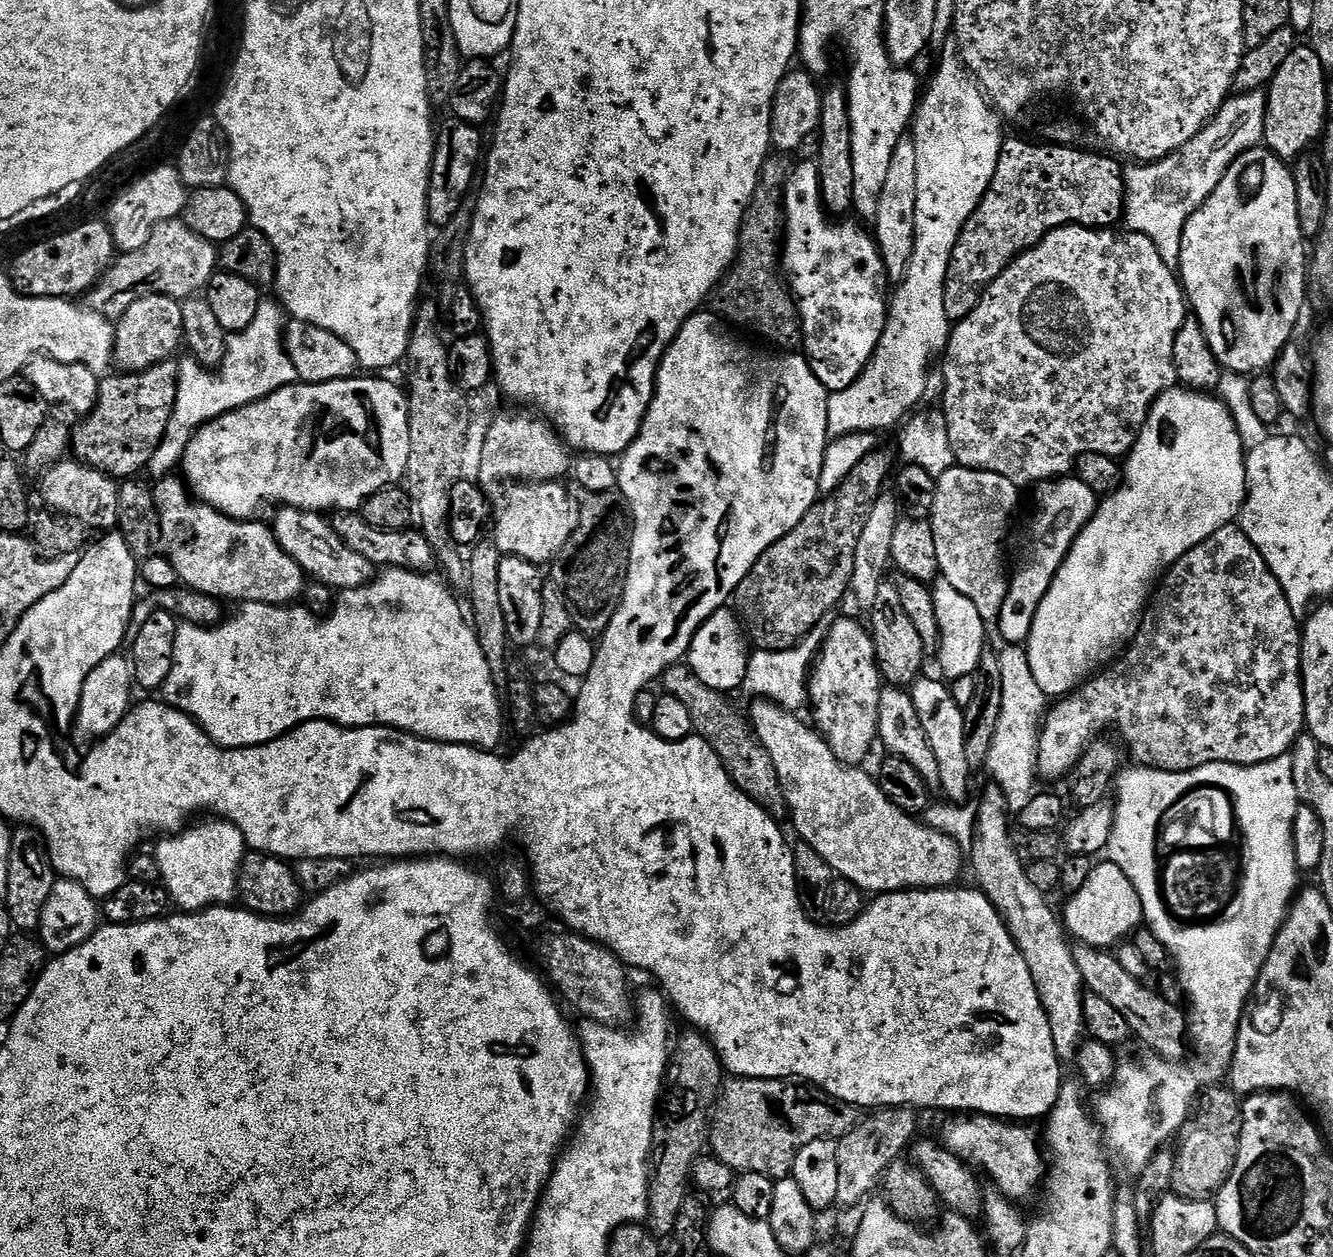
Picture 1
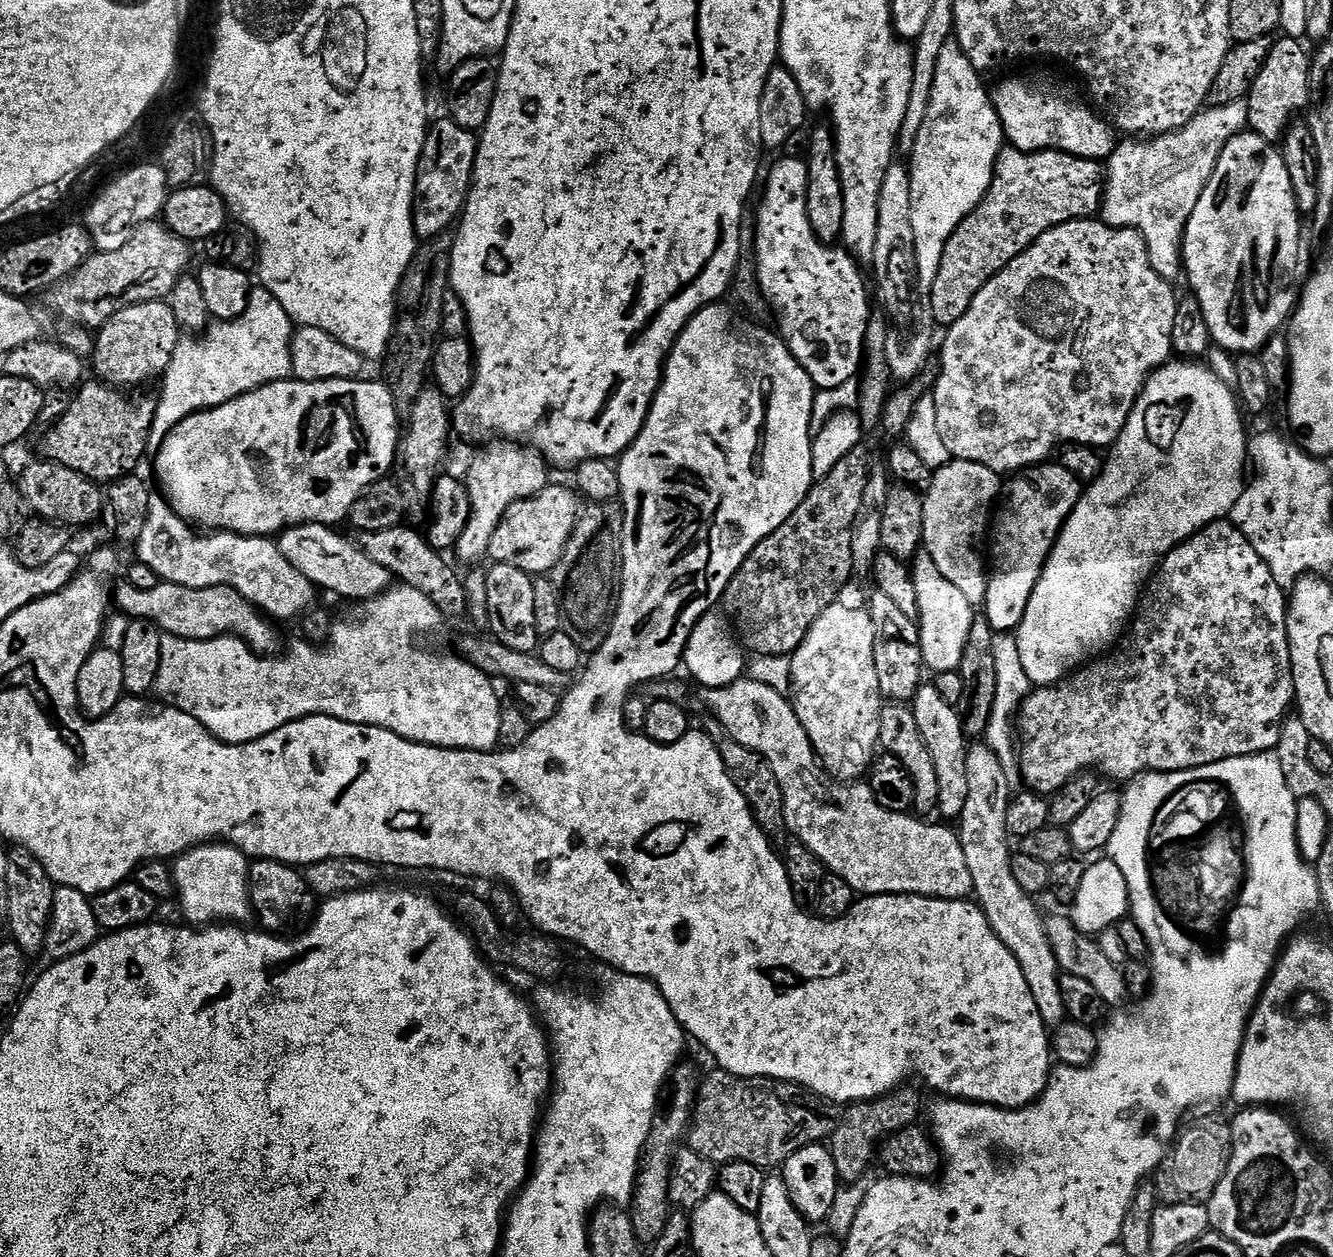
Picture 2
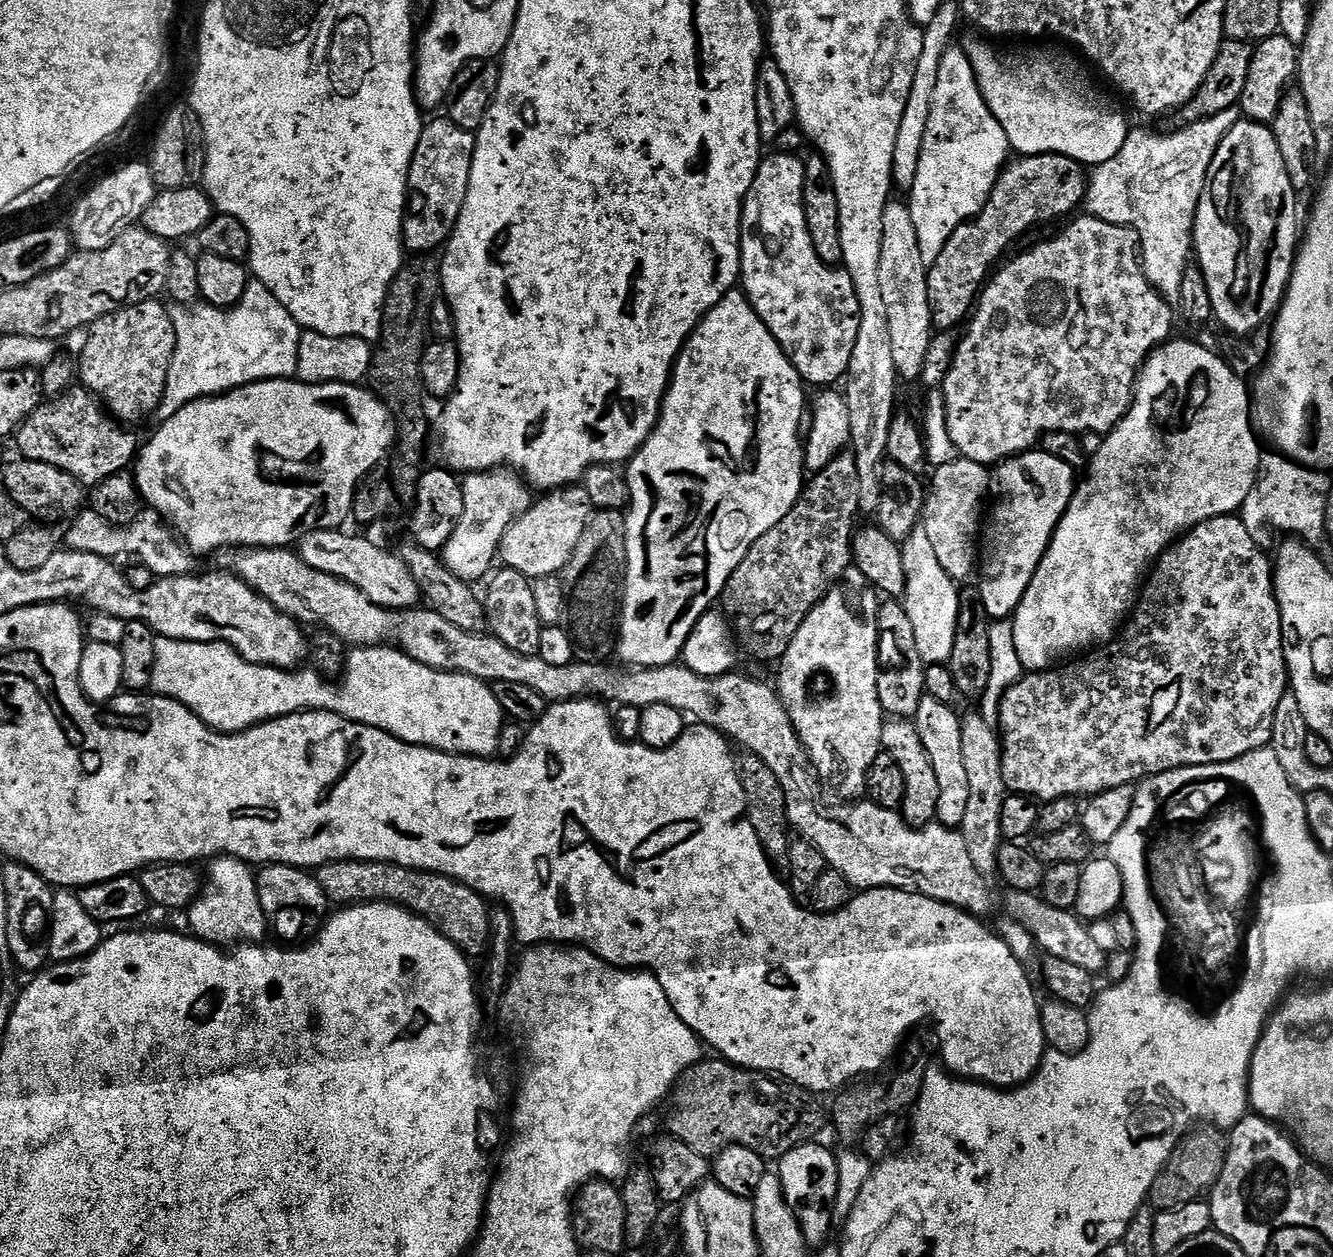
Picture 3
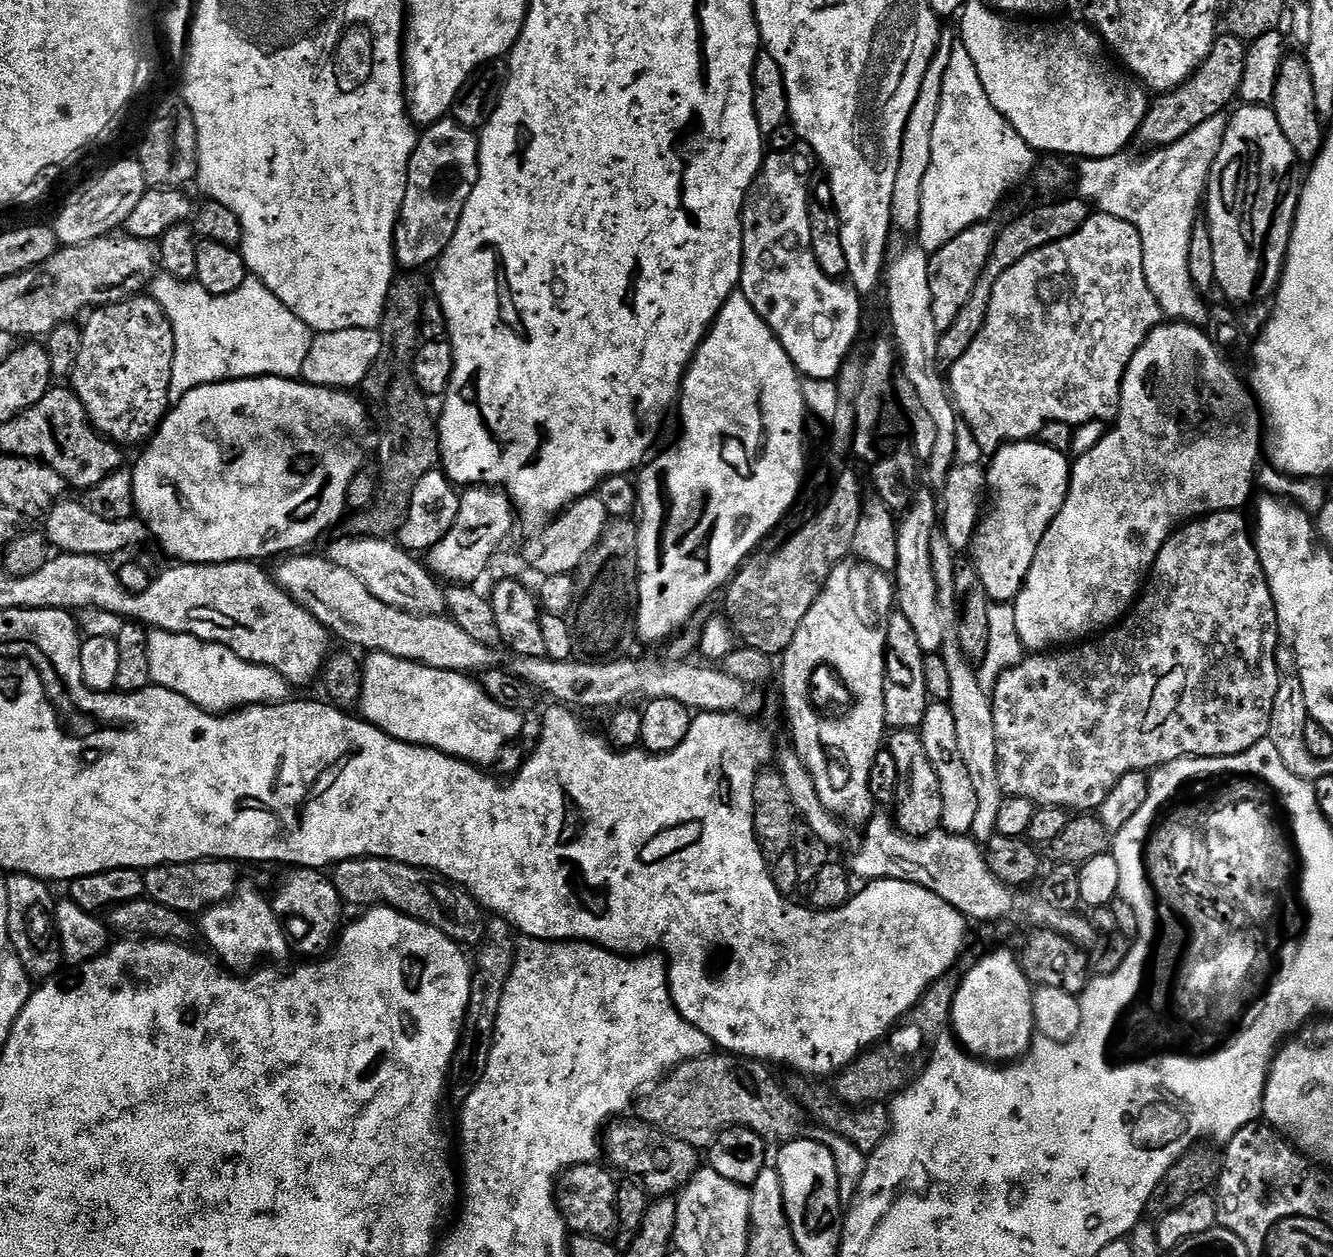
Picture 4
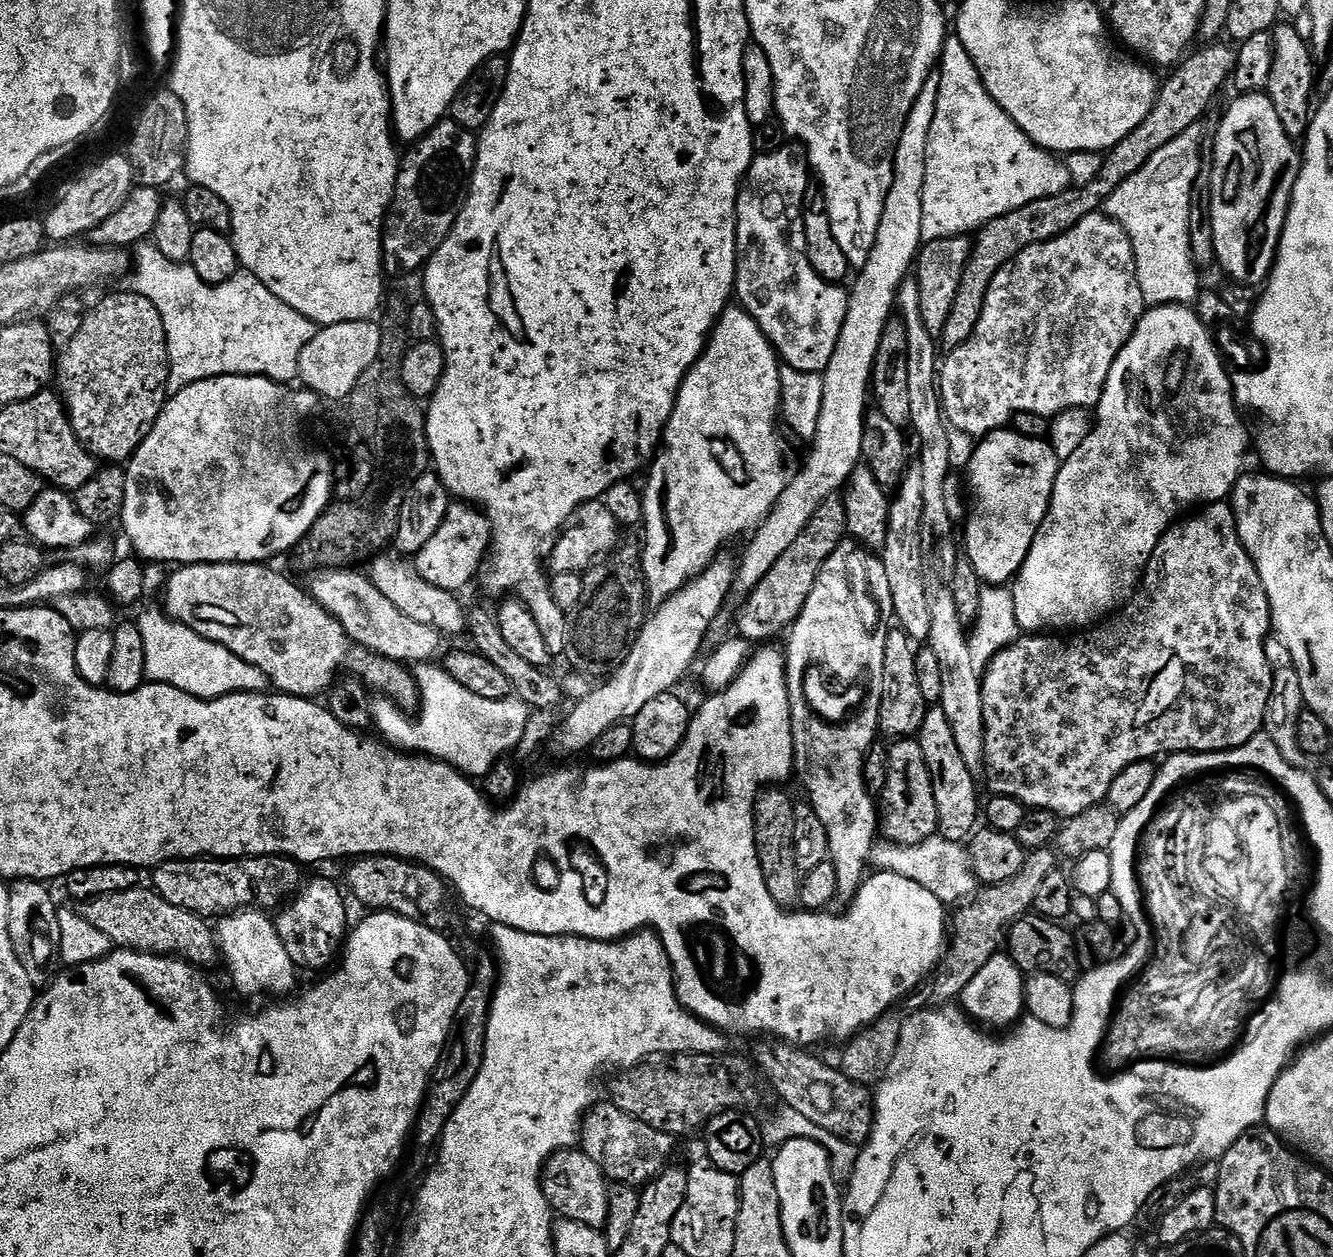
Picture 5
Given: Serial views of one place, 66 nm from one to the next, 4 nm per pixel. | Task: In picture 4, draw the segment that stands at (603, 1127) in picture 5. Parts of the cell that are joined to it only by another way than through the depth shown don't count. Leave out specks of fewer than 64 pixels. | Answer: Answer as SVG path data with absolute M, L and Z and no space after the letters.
M617 1118L604 1129L602 1133L603 1159L605 1161L608 1159L607 1163L617 1173L625 1172L628 1175L625 1177L639 1178L649 1197L668 1198L679 1193L692 1181L692 1175L695 1174L697 1168L701 1167L701 1153L694 1146L668 1136L656 1128L651 1128L649 1124L639 1119L628 1119Z

